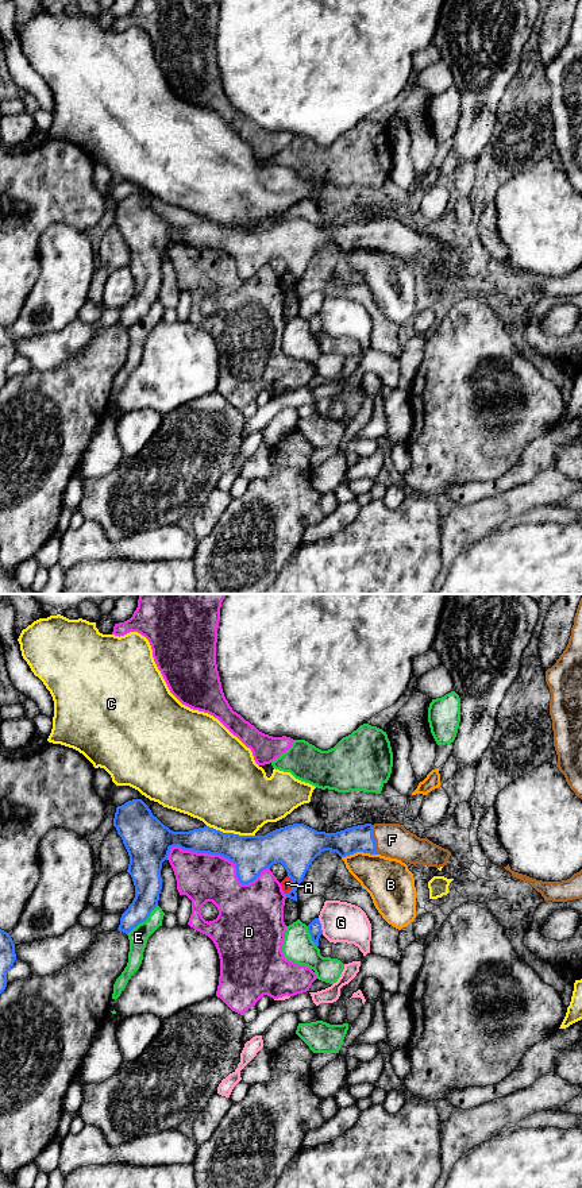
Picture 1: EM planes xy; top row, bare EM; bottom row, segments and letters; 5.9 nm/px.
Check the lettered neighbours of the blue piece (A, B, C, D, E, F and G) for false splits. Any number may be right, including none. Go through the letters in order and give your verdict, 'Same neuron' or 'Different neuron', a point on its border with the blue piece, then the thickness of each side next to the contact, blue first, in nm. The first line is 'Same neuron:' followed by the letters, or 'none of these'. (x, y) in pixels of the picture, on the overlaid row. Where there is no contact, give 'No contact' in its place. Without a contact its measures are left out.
Same neuron: F
A: Different neuron. Touches blue at xy (293, 886). Thickness 260 nm (blue) against 70 nm
B: Different neuron. Touches blue at xy (359, 851). Thickness 160 nm (blue) against 280 nm
C: Different neuron. Touches blue at xy (231, 833). Thickness 220 nm (blue) against 480 nm
D: Different neuron. Touches blue at xy (222, 855). Thickness 220 nm (blue) against 300 nm
E: Different neuron. Touches blue at xy (143, 921). Thickness 170 nm (blue) against 120 nm
F: Same neuron. Touches blue at xy (374, 840). Thickness 160 nm (blue) against 200 nm
G: Different neuron. Touches blue at xy (320, 926). Thickness 80 nm (blue) against 240 nm

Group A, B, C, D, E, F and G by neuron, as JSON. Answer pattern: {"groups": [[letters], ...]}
{"groups": [["A"], ["B"], ["C"], ["D"], ["E"], ["F"], ["G"]]}

